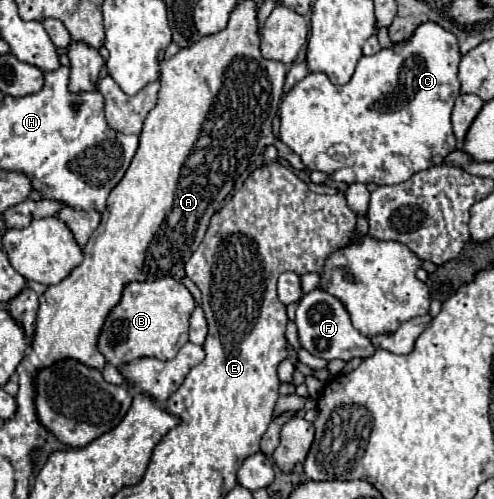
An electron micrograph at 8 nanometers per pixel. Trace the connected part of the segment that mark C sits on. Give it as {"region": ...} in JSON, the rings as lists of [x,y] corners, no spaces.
{"region":[[[422,23],[410,41],[406,43],[396,43],[388,49],[378,51],[376,55],[370,57],[360,57],[356,71],[352,75],[352,79],[346,85],[332,85],[330,79],[324,73],[308,73],[300,83],[296,83],[296,87],[292,87],[292,91],[288,91],[280,103],[280,141],[286,143],[296,155],[300,155],[302,163],[308,167],[308,171],[324,171],[330,175],[330,179],[334,181],[344,181],[344,183],[376,183],[376,185],[394,185],[394,183],[402,183],[406,179],[410,179],[414,173],[424,171],[428,167],[440,165],[444,161],[444,157],[458,147],[458,141],[454,137],[452,131],[452,107],[456,97],[460,95],[460,81],[458,81],[458,63],[460,63],[460,51],[458,51],[458,41],[454,37],[454,33],[440,29],[440,25],[436,23]]]}

